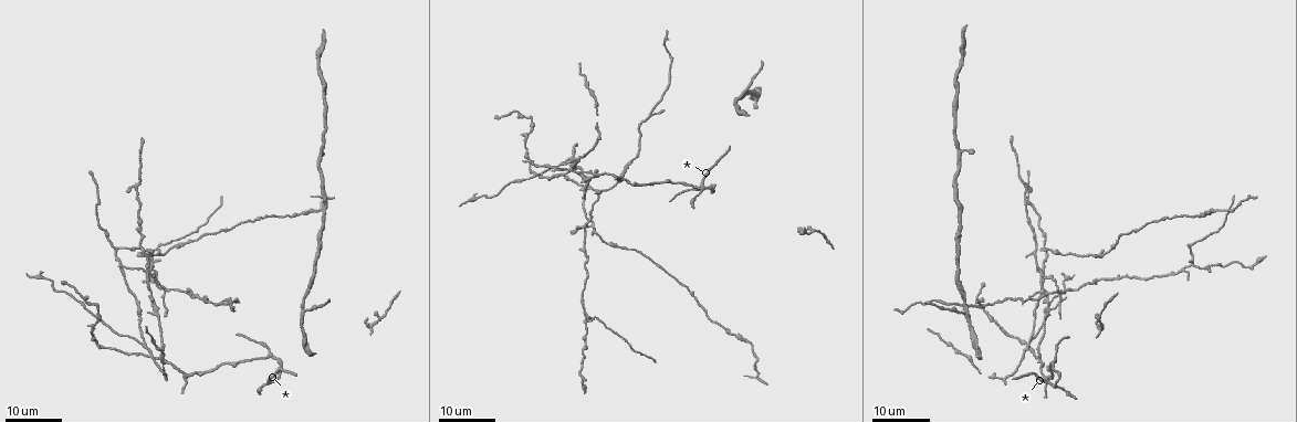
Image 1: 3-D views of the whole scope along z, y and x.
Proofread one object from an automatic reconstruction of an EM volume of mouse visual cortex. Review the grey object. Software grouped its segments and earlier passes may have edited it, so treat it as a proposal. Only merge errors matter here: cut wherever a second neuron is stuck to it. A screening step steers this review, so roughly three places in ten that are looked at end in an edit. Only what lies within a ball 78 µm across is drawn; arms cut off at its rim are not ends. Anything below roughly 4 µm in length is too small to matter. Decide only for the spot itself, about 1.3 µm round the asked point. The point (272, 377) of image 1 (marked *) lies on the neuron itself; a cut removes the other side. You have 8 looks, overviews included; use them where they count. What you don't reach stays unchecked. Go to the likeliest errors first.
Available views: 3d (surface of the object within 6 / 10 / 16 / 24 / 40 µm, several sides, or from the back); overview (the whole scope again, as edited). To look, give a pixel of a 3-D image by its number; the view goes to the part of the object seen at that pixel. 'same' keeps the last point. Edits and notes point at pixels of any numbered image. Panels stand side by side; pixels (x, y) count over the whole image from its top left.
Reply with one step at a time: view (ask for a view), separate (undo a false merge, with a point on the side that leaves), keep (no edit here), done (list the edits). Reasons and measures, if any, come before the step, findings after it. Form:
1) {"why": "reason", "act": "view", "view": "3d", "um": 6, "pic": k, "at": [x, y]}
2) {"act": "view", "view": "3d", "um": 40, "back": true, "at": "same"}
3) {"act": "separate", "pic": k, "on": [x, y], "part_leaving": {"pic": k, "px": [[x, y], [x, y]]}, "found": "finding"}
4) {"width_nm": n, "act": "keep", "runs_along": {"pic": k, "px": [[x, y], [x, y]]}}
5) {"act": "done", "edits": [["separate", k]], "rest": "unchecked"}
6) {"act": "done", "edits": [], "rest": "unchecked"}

{"why": "four or more arms meet", "act": "view", "view": "3d", "um": 24, "pic": 1, "at": [150, 273]}

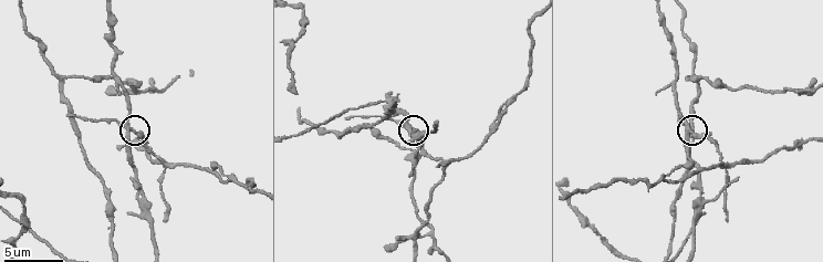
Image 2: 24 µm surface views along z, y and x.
{"act": "view", "view": "3d", "um": 6, "pic": 2, "at": [688, 130]}

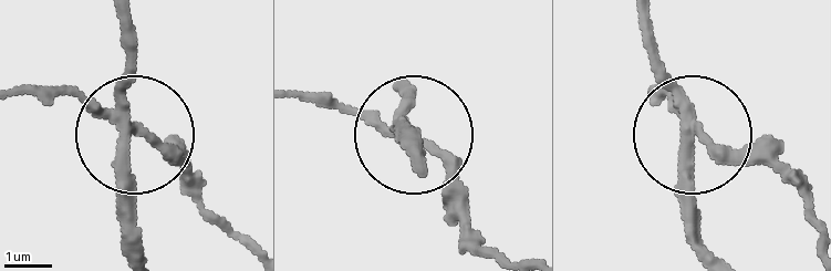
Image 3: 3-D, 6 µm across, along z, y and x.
{"act": "view", "view": "3d", "um": 6, "back": true, "pic": 3, "at": [695, 131]}

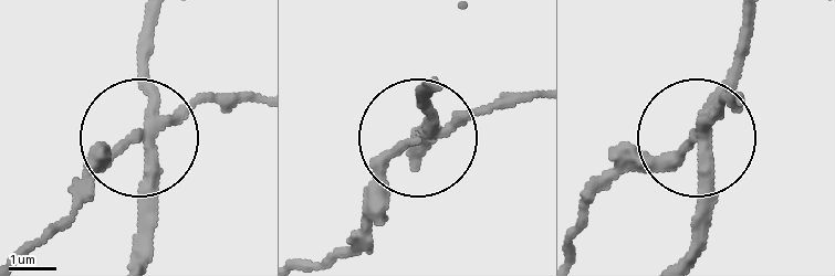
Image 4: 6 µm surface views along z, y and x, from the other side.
{"arms": 4, "act": "separate", "pic": 4, "on": [382, 171], "part_leaving": {"pic": 4, "px": [[428, 133], [397, 156], [361, 227], [325, 255]]}, "found": "a second neuron is stuck on"}

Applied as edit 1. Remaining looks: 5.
{"why": "three-way junction", "act": "view", "view": "3d", "um": 16, "pic": 1, "at": [1039, 360]}

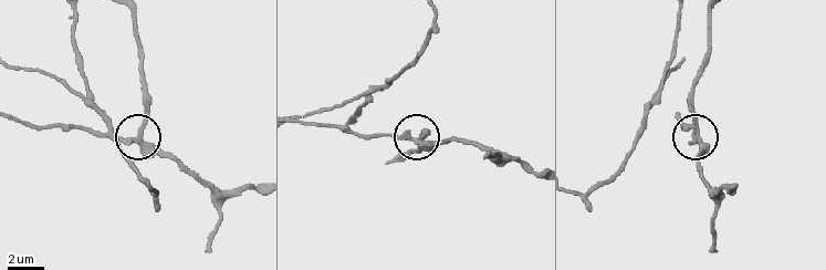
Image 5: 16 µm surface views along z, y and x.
{"act": "view", "view": "3d", "um": 10, "pic": 5, "at": [417, 140]}

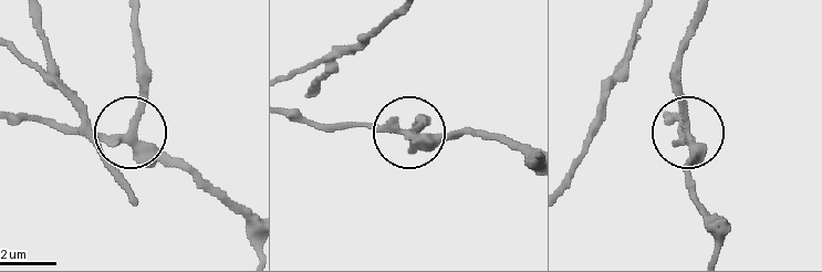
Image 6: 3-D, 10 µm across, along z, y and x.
{"act": "view", "view": "3d", "um": 6, "pic": 6, "at": [411, 132]}

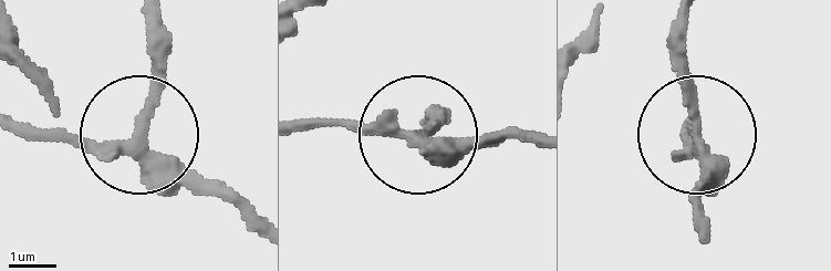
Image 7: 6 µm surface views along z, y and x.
{"width_nm": 230, "act": "keep", "runs_along": {"pic": 7, "px": [[529, 143], [303, 120]]}, "found": "one neuron here"}

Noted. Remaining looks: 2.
{"act": "view", "view": "3d", "um": 24, "pic": 1, "at": [303, 310]}

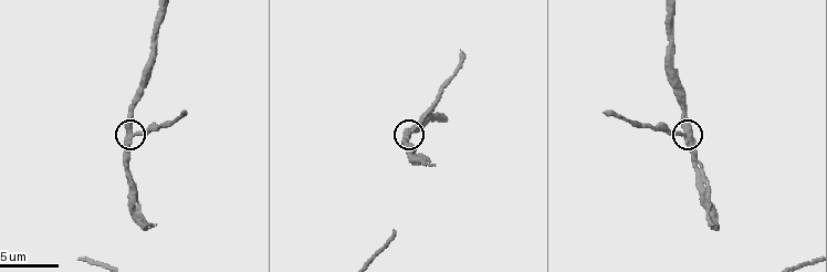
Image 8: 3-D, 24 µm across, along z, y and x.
{"why": "zoom in", "act": "view", "view": "3d", "um": 6, "pic": 8, "at": [409, 131]}

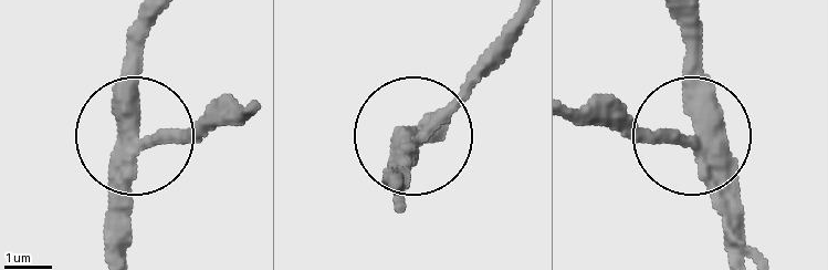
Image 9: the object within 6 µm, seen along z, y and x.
{"width_nm": 330, "act": "keep", "found": "continuous, no second neuron"}

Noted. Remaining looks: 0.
{"act": "done", "edits": [["separate", 4]], "rest": "unchecked"}

